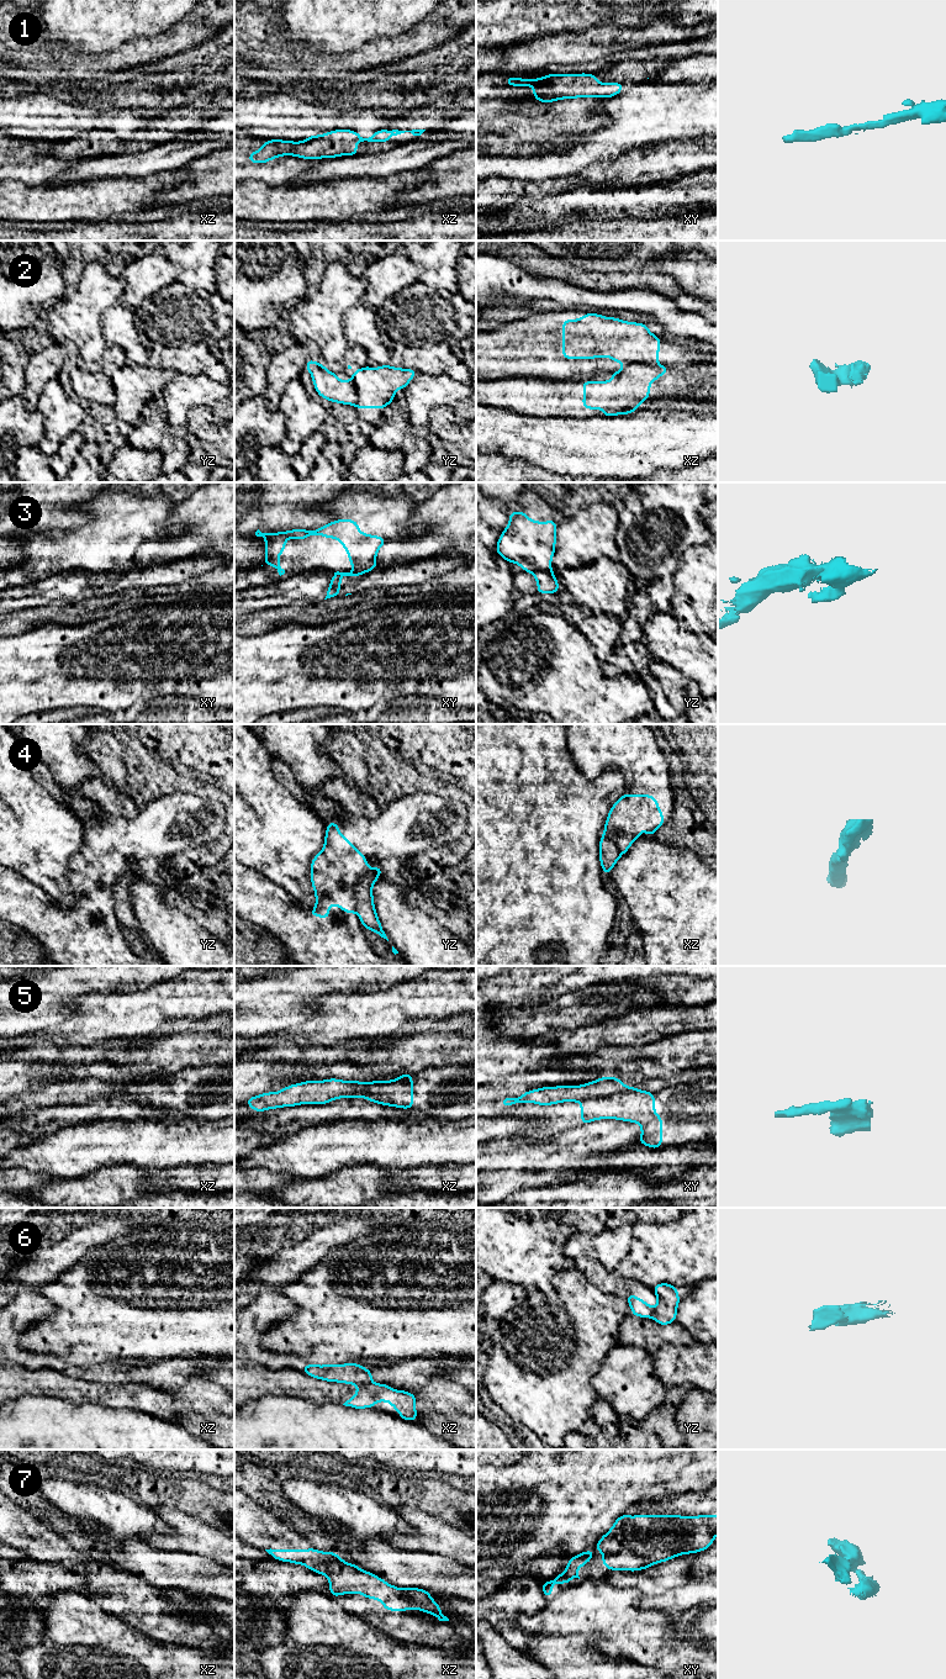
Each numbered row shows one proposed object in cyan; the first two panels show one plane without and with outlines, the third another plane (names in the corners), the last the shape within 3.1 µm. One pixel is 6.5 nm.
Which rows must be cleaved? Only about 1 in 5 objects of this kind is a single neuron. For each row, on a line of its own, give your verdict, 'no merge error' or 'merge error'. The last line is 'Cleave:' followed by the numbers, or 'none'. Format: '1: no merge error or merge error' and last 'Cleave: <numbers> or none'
1: no merge error
2: merge error
3: merge error
4: merge error
5: merge error
6: merge error
7: merge error
Cleave: 2, 3, 4, 5, 6, 7

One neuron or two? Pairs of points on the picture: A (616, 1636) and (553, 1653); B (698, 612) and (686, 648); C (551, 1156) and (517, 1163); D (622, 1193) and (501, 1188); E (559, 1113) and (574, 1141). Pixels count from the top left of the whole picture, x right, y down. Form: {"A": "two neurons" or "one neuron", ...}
{"A": "two neurons", "B": "two neurons", "C": "one neuron", "D": "two neurons", "E": "two neurons"}

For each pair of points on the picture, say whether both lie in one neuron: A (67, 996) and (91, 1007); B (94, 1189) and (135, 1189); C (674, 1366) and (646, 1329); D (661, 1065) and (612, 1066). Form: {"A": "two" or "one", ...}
{"A": "two", "B": "one", "C": "two", "D": "one"}

